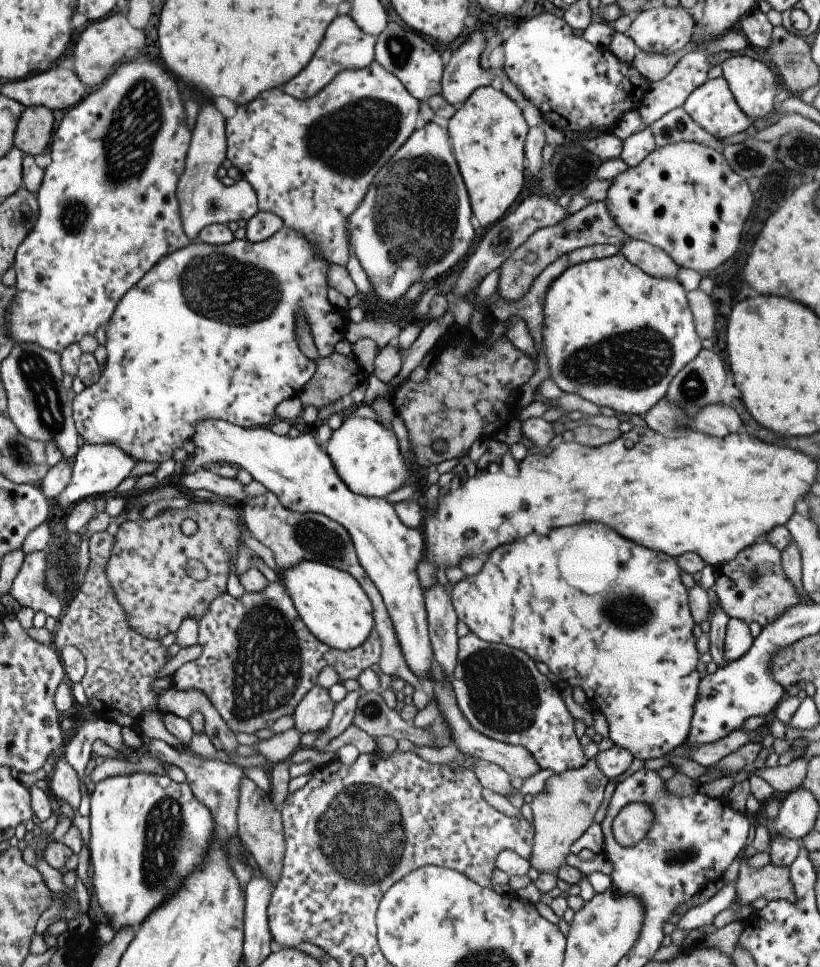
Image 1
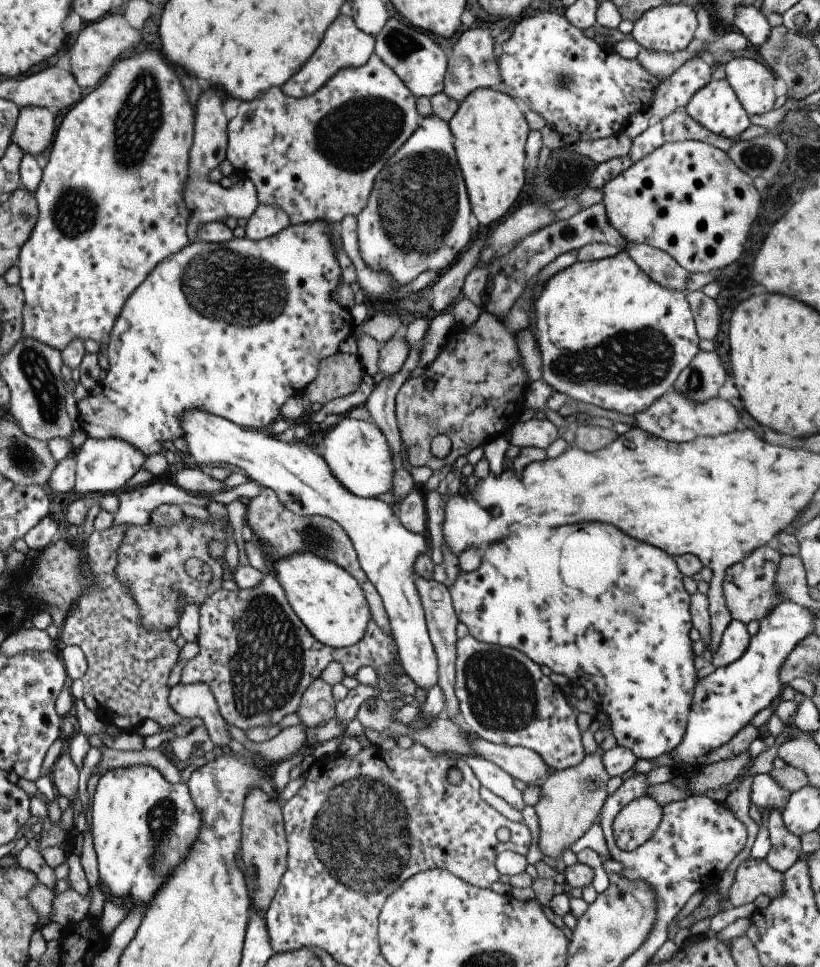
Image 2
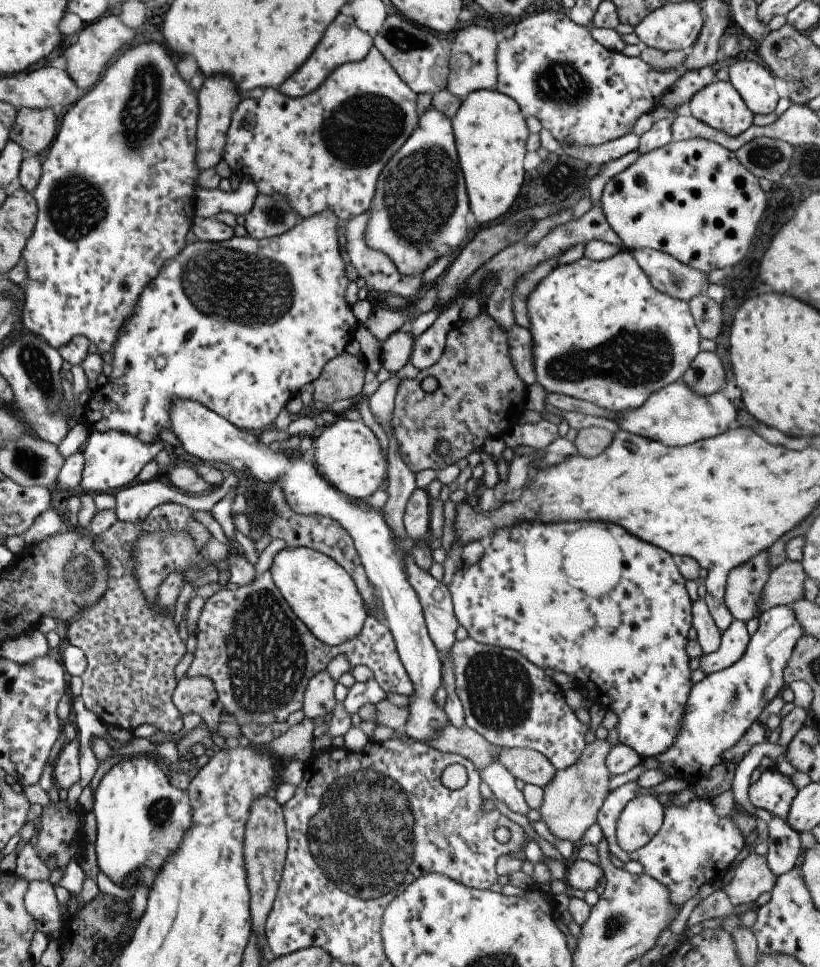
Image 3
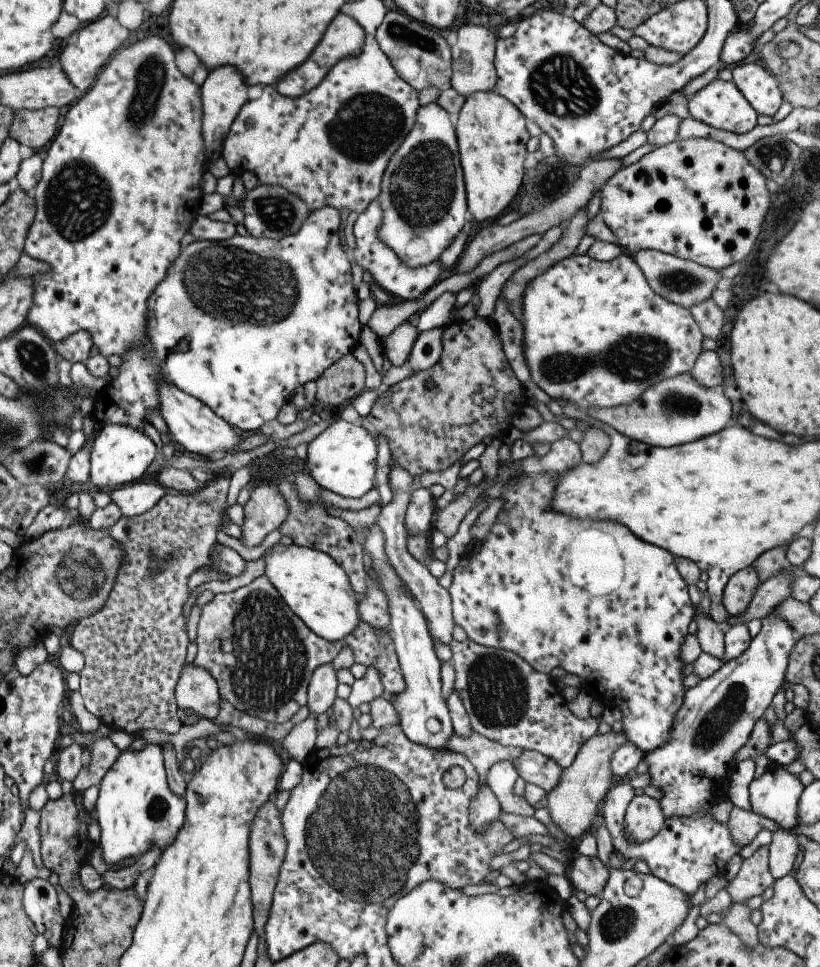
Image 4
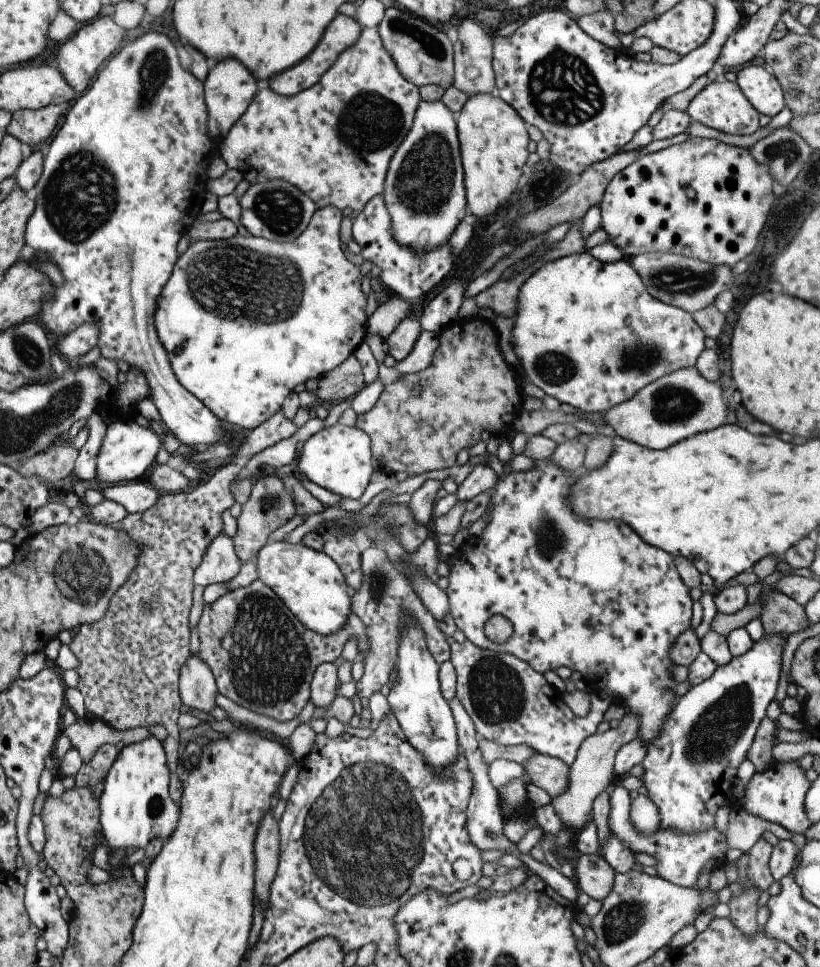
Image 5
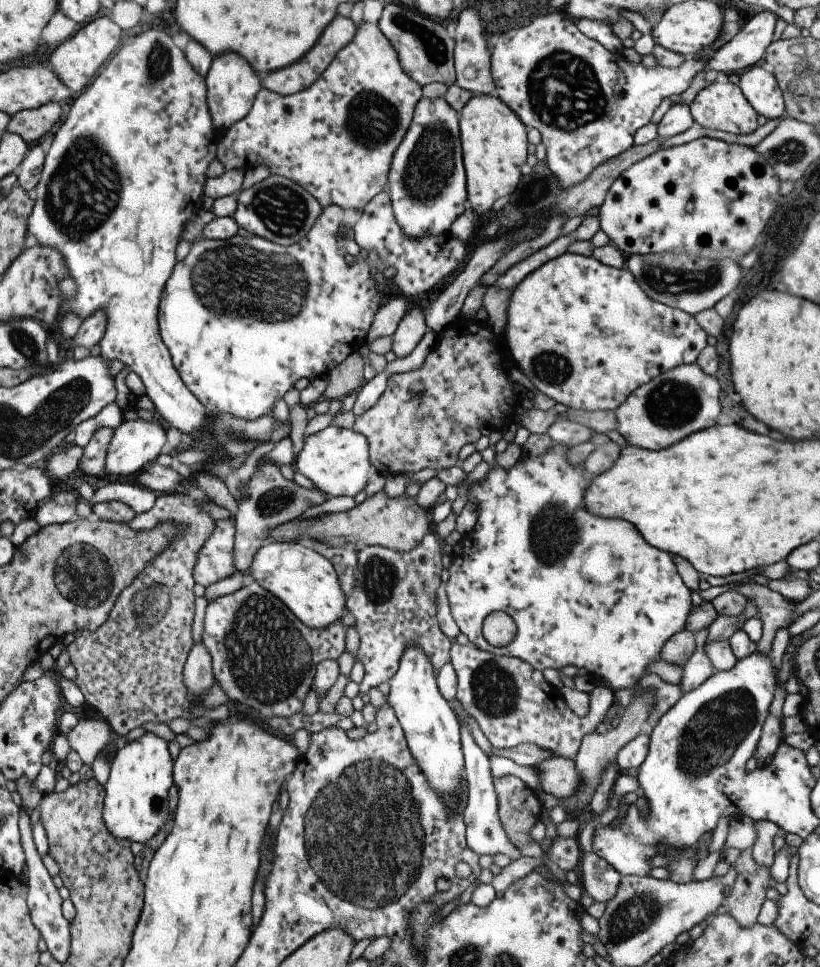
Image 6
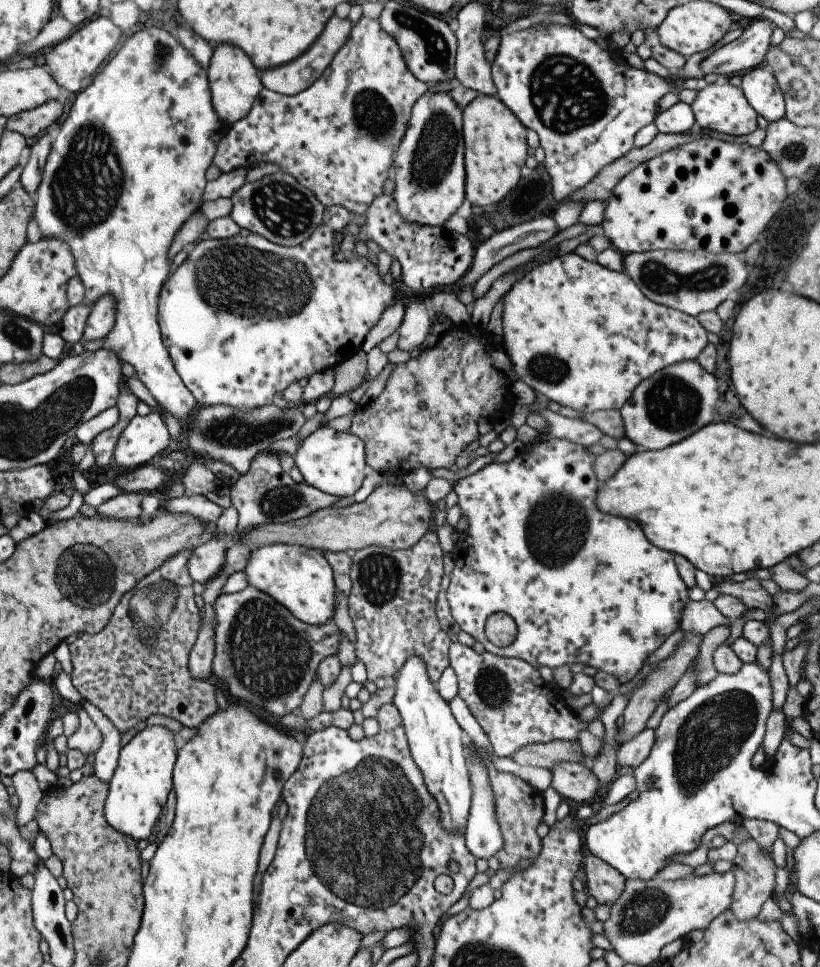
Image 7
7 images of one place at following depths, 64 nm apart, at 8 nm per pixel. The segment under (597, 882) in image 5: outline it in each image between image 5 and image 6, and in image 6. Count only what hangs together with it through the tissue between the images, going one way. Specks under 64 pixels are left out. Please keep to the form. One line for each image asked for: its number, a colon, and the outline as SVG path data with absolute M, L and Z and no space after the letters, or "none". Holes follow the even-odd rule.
6: M593 852L581 854L581 880L577 882L583 892L587 892L595 902L609 902L621 882L621 874L609 866L603 858Z

